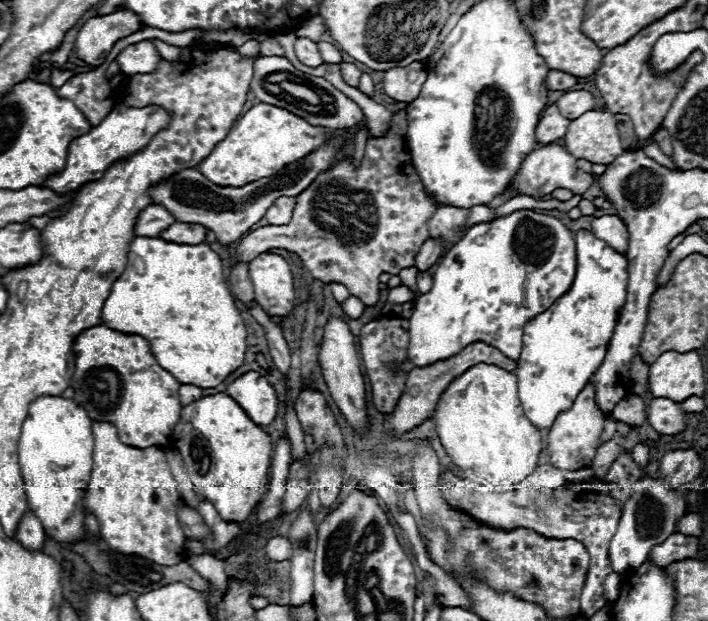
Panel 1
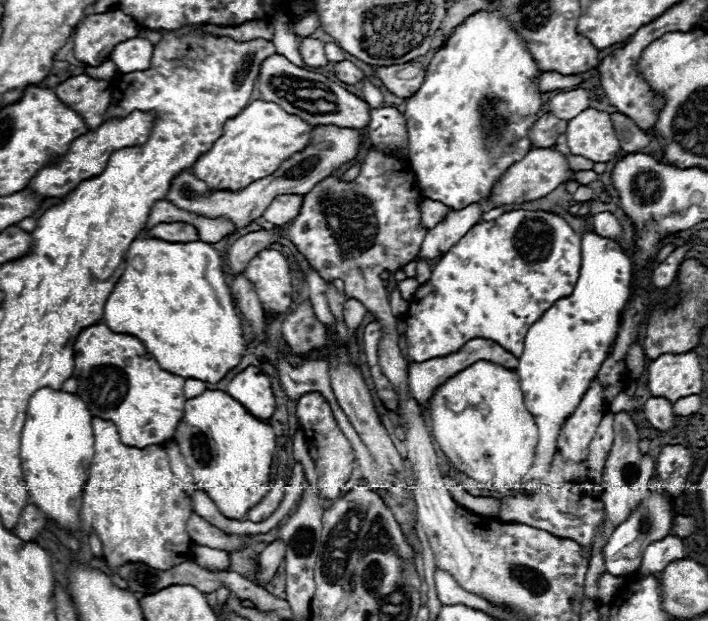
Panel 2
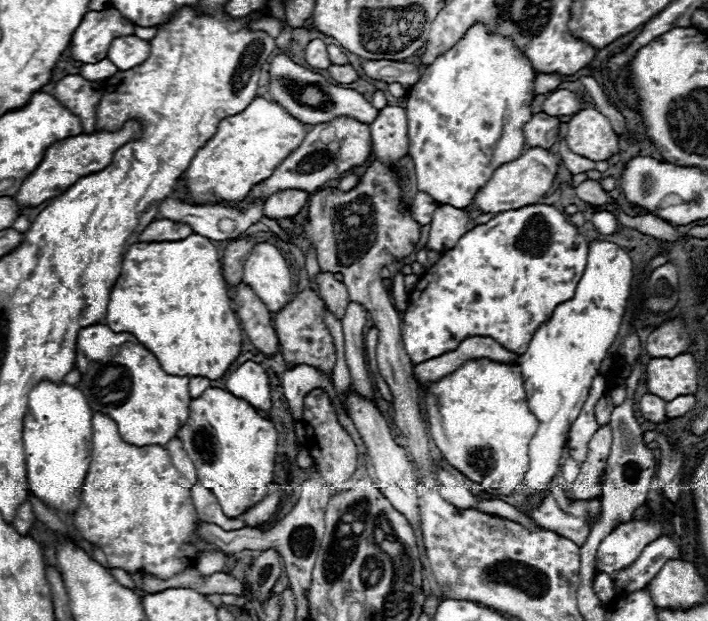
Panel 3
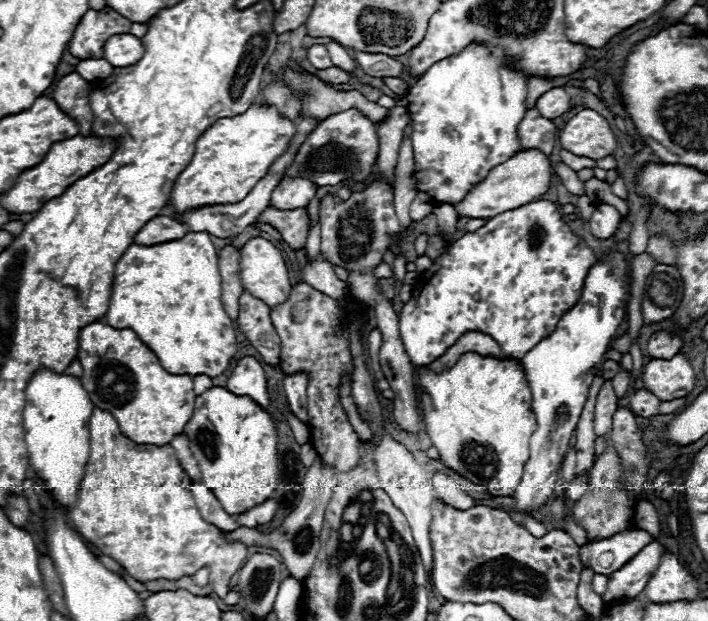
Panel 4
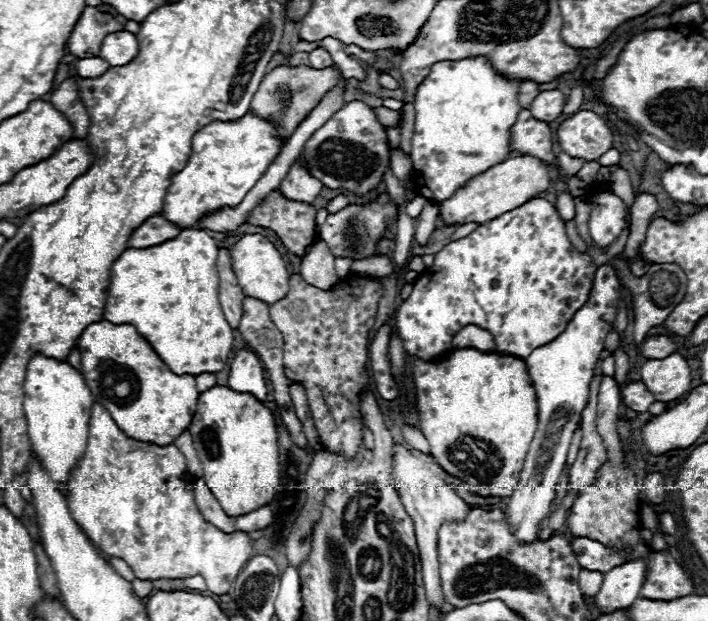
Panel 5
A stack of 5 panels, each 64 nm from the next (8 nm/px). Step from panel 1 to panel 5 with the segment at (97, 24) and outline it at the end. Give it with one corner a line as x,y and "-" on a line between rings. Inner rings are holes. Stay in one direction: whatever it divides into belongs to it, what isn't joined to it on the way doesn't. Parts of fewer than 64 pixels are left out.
86,6
68,38
68,50
78,58
100,56
102,40
108,34
120,30
124,30
124,24
110,10
110,6
106,10
96,6

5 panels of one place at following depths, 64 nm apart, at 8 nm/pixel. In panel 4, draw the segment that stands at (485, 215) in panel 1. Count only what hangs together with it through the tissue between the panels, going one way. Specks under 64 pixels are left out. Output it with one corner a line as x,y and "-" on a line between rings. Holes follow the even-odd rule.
438,204
434,208
434,216
436,216
436,222
438,222
438,232
440,234
450,236
450,234
456,232
458,222
460,222
460,216
454,210
454,206
450,206
450,204

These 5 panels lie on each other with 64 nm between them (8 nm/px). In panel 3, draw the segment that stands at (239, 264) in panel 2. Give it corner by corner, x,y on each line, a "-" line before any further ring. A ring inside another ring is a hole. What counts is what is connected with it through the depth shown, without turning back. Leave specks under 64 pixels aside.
240,238
226,246
224,258
222,258
222,274
230,286
236,286
242,282
244,264
258,242
260,240
254,240
254,238

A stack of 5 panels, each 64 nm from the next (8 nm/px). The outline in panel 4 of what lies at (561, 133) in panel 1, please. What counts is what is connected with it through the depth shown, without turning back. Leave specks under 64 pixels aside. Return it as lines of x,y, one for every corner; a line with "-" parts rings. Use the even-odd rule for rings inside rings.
532,108
518,124
518,138
522,150
536,148
542,150
546,156
550,156
556,142
556,124
554,120
544,118
536,108

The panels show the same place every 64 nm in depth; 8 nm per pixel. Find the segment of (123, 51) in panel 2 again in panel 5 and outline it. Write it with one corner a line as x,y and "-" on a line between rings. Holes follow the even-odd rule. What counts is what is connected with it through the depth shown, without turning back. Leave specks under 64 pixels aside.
122,30
106,36
102,42
100,58
106,60
110,66
124,66
138,56
138,40
134,34

